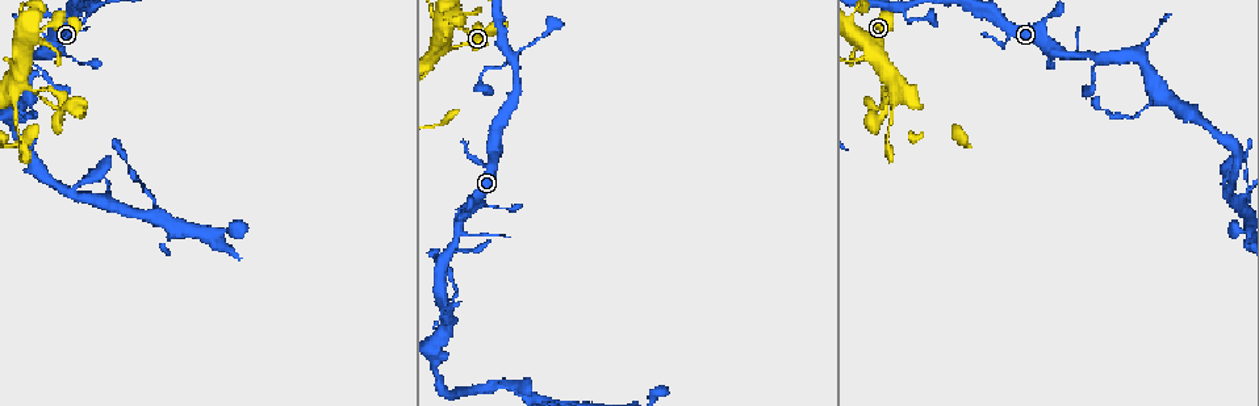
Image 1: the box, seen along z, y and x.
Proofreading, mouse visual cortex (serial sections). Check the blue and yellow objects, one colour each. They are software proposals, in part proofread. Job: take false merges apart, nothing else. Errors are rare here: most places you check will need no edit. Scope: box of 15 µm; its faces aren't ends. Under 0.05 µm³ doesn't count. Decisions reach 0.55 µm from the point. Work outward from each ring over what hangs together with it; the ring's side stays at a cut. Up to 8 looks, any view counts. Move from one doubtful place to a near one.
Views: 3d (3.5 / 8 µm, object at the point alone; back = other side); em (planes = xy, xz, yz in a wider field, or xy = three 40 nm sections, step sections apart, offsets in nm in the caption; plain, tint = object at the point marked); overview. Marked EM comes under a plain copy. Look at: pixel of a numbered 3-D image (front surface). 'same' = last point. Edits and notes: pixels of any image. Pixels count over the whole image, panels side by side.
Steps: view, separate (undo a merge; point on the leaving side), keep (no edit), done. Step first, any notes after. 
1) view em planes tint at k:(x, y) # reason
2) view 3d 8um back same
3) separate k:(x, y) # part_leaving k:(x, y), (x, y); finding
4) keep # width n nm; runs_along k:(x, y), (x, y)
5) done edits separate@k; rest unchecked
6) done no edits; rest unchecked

view 3d 8um at 1:(863, 37) # a narrow waist

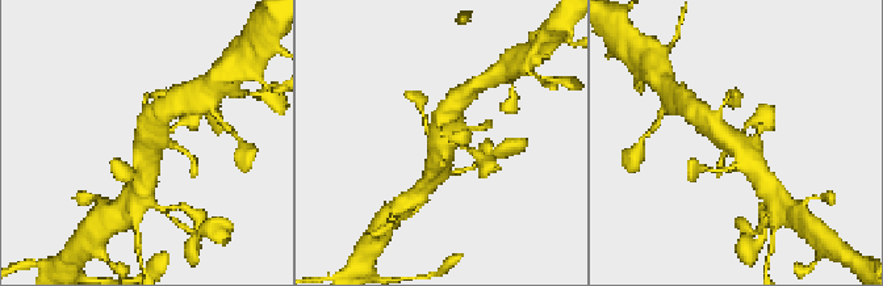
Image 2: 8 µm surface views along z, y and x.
view 3d 3.5um at 2:(736, 141) # zoom in

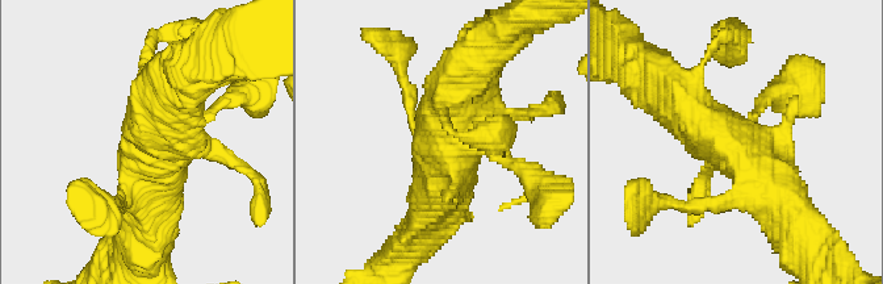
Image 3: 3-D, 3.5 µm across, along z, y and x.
view em planes tint at 3:(169, 146) # shape alone is not enough

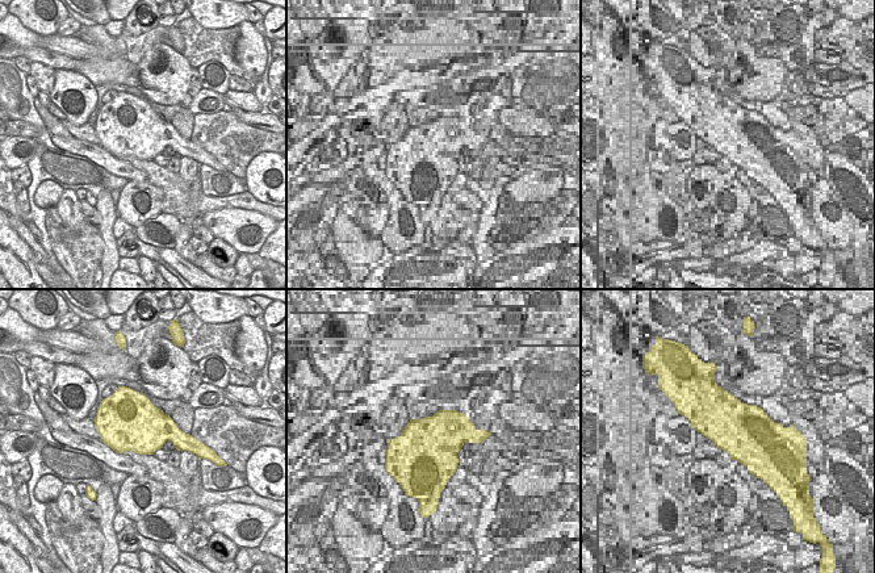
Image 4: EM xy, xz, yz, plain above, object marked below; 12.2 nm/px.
keep # runs_along 3:(234, 97), (158, 158), (146, 211); one cell here

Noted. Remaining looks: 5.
view 3d 3.5um at 1:(497, 67) # abrupt turn

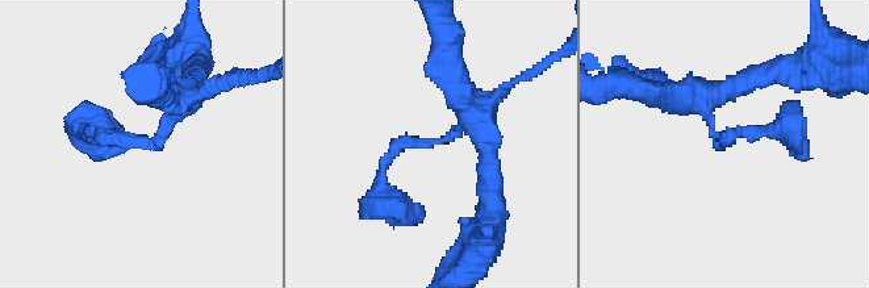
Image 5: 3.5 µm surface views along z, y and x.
view em xy step 2 tint at 5:(432, 144) # arm_widths 150, 350 nm; need the tissue

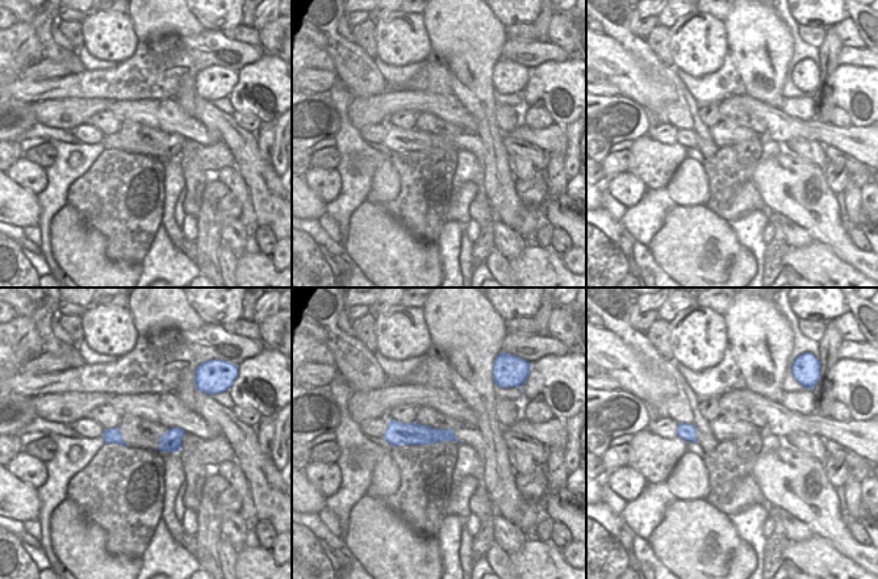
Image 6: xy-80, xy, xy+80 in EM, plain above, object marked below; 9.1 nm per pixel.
view em xy step 5 tint same

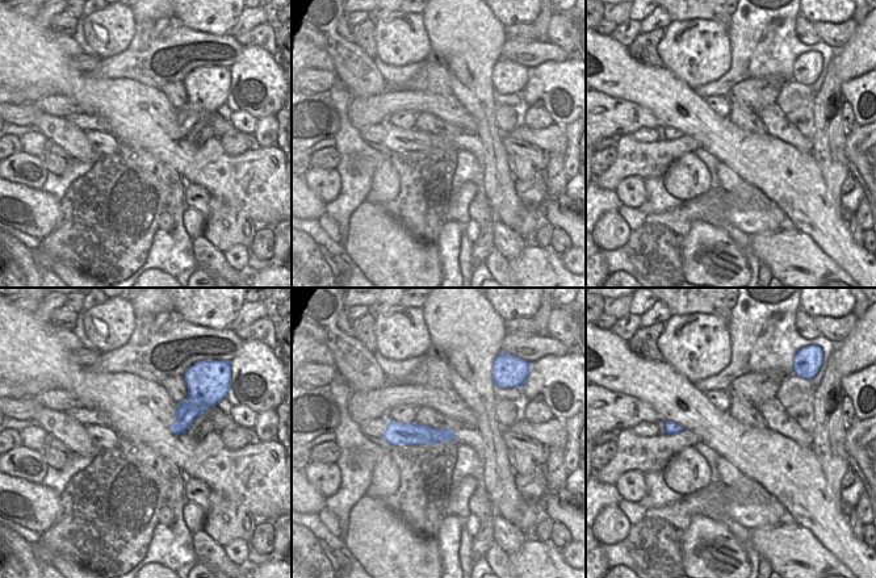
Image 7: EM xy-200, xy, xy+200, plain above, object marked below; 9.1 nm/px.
keep # runs_along 7:(449, 434), (386, 436); all the same cell

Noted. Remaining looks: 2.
view 3d 3.5um at 1:(30, 82) # small branch off a trunk

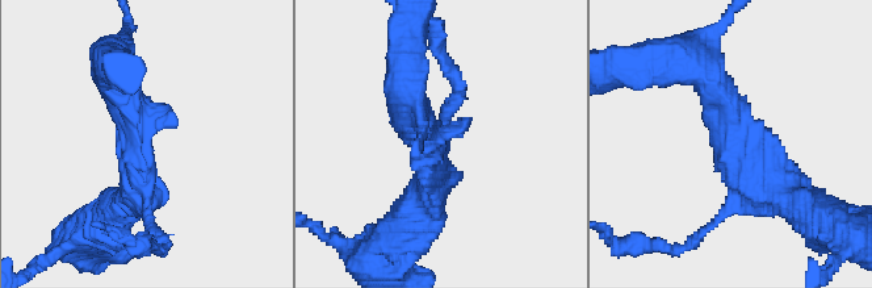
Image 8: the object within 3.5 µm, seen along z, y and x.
view em planes tint at 8:(131, 151) # shape alone is not enough

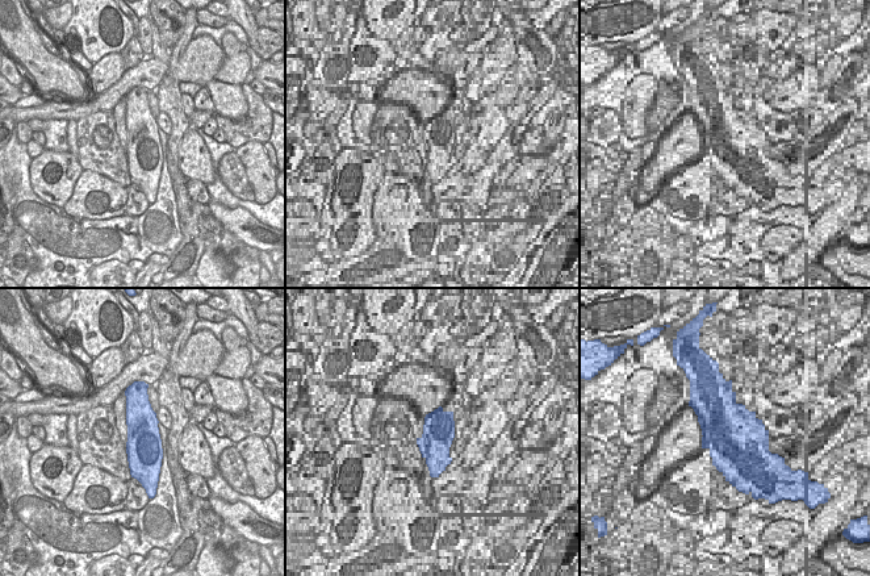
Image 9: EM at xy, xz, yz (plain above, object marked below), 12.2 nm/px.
keep # runs_along 8:(709, 79), (749, 151), (806, 208); all the same cell

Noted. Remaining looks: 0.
done no edits; rest unchecked

